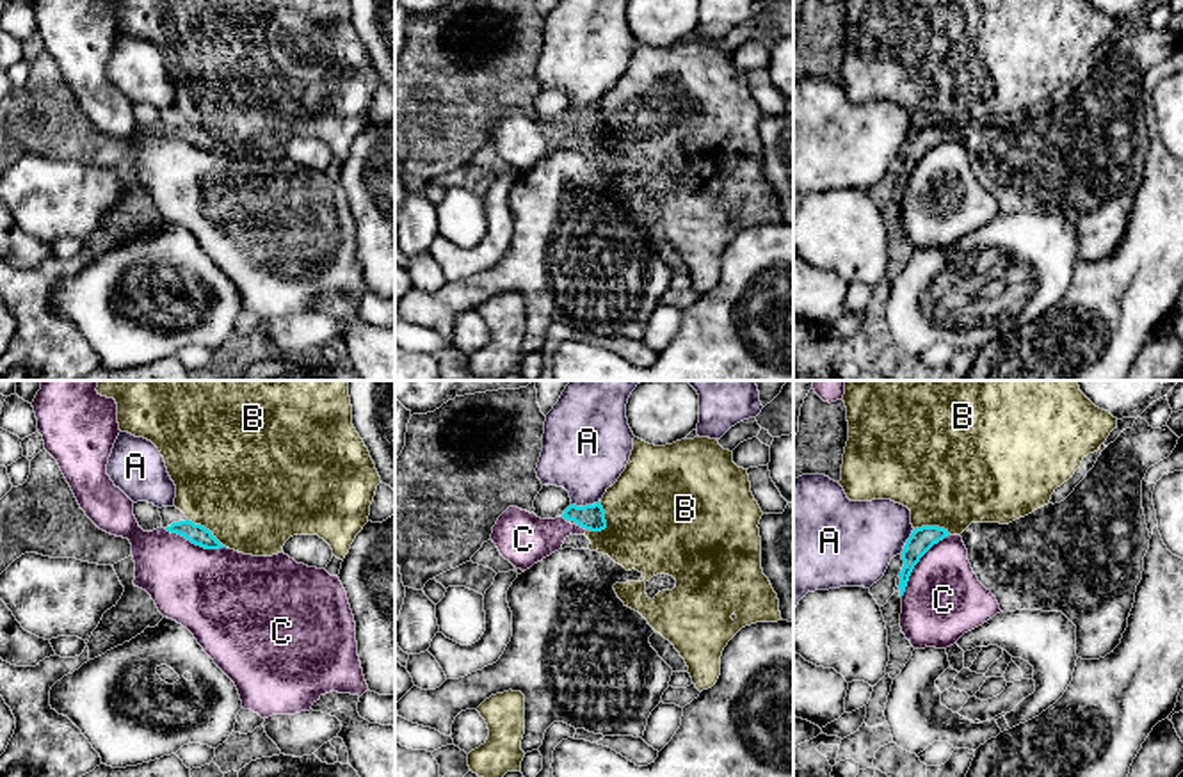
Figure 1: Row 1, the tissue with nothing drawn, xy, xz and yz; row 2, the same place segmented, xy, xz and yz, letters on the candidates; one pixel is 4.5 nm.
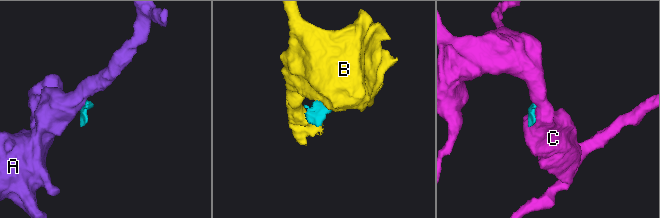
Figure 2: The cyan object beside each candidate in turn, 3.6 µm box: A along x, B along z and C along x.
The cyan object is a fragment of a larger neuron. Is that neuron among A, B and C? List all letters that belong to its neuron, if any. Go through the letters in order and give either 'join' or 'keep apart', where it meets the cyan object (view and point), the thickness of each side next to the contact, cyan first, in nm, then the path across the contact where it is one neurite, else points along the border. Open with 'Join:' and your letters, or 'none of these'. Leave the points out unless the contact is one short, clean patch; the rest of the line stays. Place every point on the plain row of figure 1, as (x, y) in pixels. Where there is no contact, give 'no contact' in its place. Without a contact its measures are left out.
Join: B
A: keep apart; contact xz (586, 107); calibres 110 and 380 nm; border xz (598, 102), (587, 107), (571, 107)
B: join; contact xz (605, 123); calibres 110 and 500 nm; way xz (591, 120), (605, 123), (660, 118)
C: keep apart; contact yz (917, 164); calibres 110 and 360 nm

